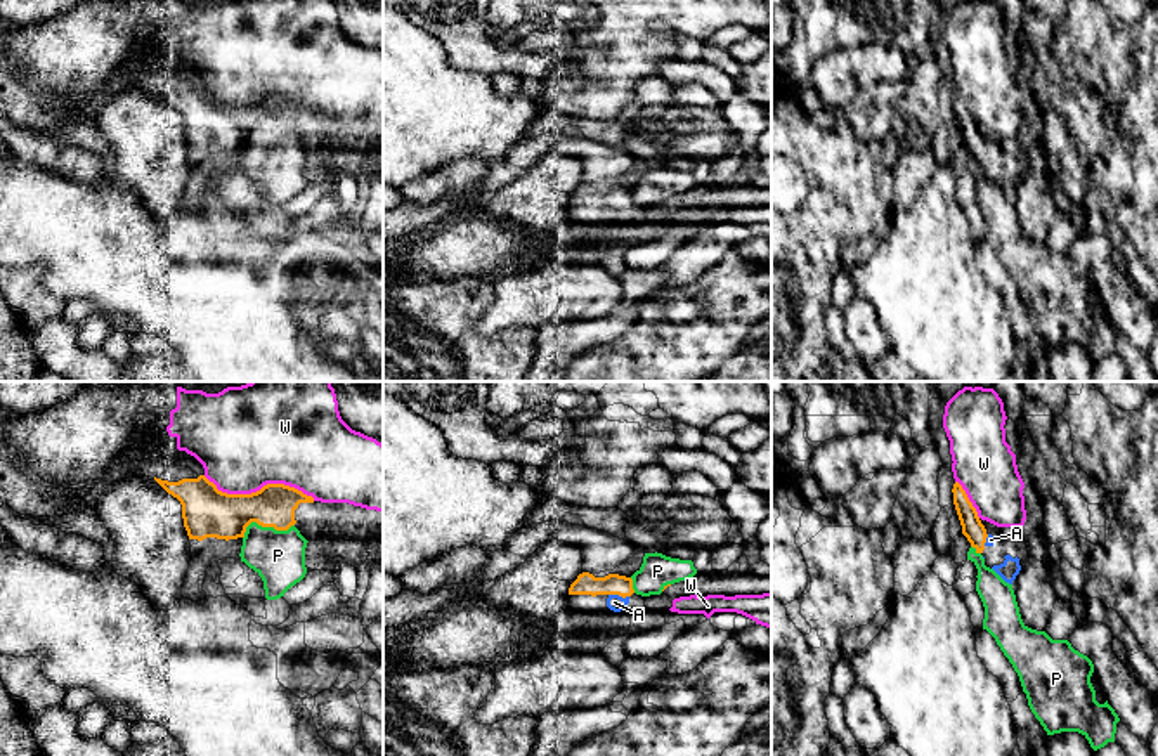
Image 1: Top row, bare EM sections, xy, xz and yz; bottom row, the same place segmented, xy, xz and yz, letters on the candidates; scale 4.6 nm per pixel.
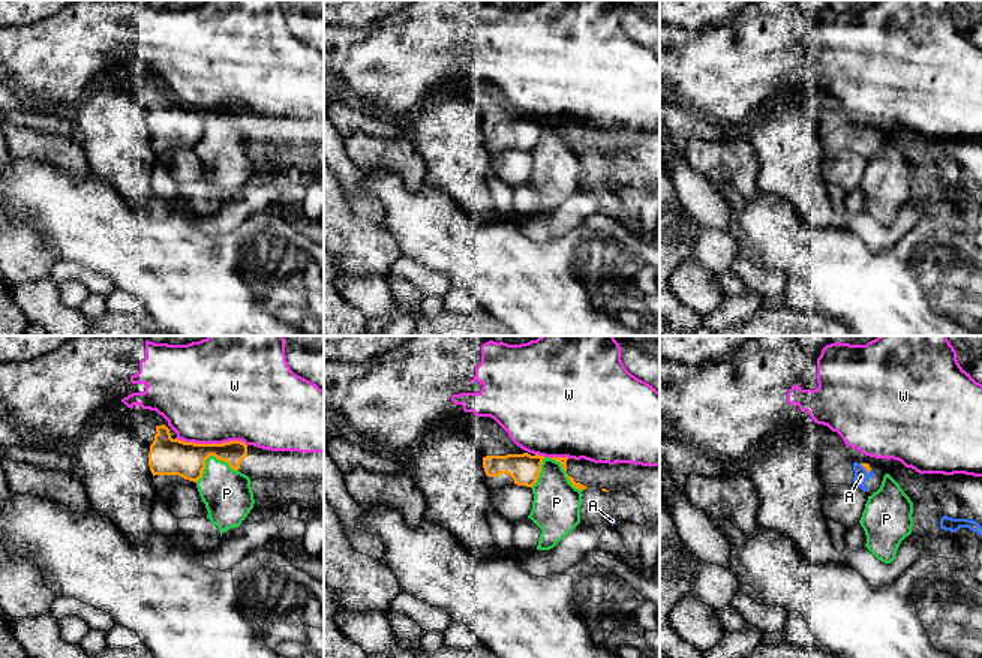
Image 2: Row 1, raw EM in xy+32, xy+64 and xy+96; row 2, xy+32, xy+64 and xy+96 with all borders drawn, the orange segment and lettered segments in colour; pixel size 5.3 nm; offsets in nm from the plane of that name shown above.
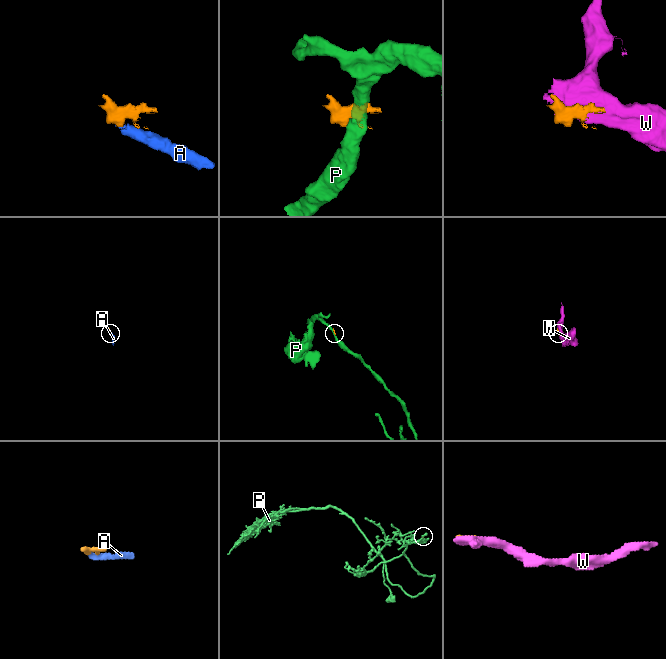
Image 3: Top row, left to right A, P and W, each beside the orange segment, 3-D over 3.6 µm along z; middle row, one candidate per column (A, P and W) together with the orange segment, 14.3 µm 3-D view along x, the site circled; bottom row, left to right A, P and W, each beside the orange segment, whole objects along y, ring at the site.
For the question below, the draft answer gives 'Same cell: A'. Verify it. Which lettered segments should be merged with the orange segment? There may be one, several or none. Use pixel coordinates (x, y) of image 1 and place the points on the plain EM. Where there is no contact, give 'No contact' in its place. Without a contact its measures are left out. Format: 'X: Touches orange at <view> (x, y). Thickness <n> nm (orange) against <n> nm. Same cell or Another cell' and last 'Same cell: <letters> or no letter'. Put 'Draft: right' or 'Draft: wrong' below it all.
A: Touches orange at xz (619, 207). Thickness 100 nm (orange) against 80 nm. Same cell
P: Touches orange at xy (264, 137). Thickness 220 nm (orange) against 240 nm. Another cell
W: Touches orange at xy (259, 103). Thickness 220 nm (orange) against 460 nm. Another cell
Same cell: A
Draft: right

